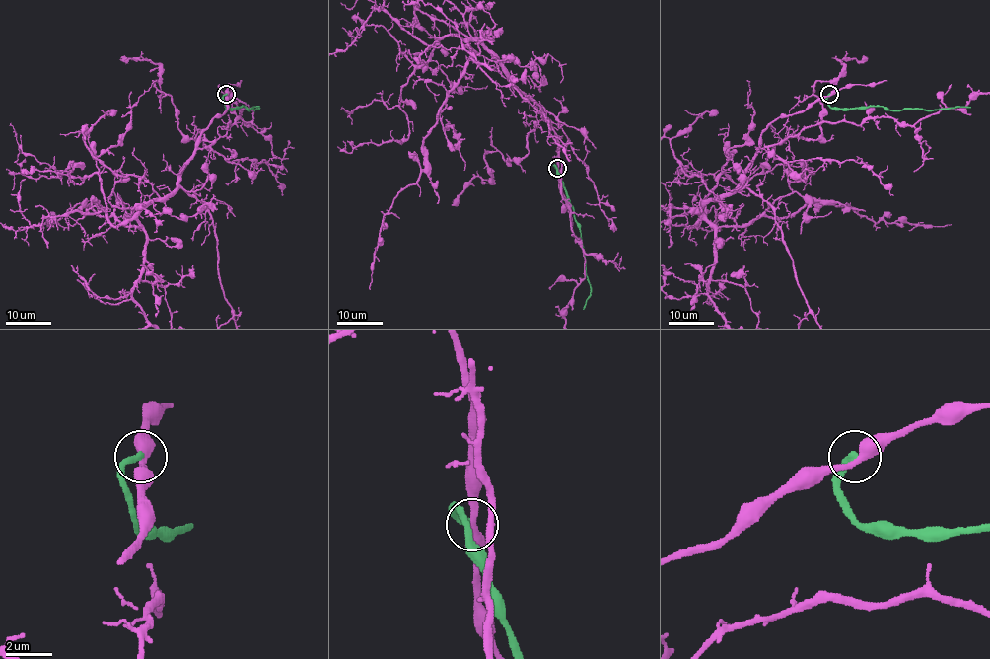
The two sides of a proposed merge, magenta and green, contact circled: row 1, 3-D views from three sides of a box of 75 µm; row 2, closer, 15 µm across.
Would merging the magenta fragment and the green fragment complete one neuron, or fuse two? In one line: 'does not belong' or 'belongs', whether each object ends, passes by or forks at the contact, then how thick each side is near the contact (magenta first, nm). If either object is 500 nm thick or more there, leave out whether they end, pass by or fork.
does not belong; magenta passes by; green ends there; 380 nm thick on the magenta side, 320 nm on the other

